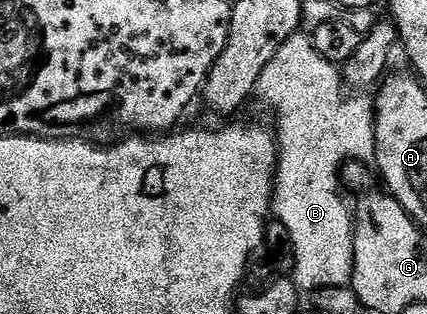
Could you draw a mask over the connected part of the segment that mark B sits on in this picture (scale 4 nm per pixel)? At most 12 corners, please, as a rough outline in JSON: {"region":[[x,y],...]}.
{"region":[[305,33],[258,81],[278,117],[272,214],[299,291],[349,287],[348,160],[374,103]]}

